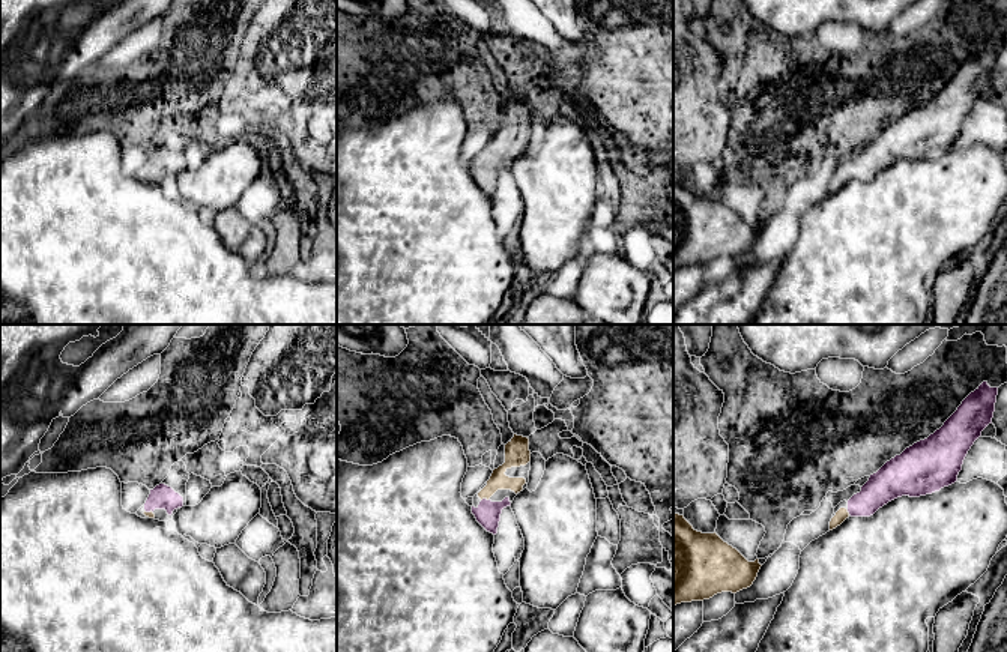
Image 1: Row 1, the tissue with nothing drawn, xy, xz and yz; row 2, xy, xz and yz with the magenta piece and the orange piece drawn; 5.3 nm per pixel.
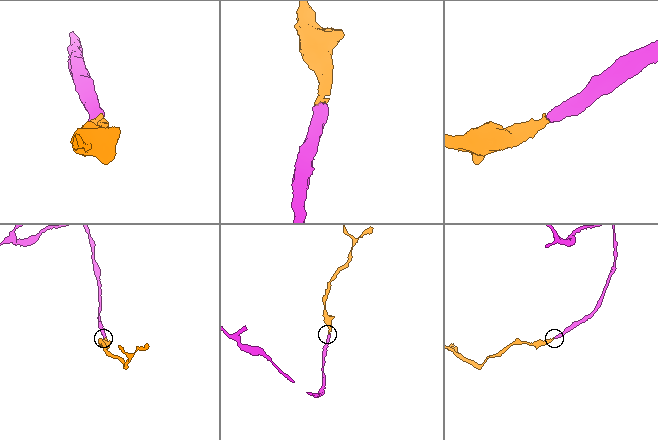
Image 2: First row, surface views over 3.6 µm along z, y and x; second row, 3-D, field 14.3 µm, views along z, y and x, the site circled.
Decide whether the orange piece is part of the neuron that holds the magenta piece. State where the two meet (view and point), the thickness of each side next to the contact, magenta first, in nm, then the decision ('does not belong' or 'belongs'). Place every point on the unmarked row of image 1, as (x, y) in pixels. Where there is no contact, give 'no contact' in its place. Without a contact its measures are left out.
xz (484, 162) | 140/100 nm | belongs

